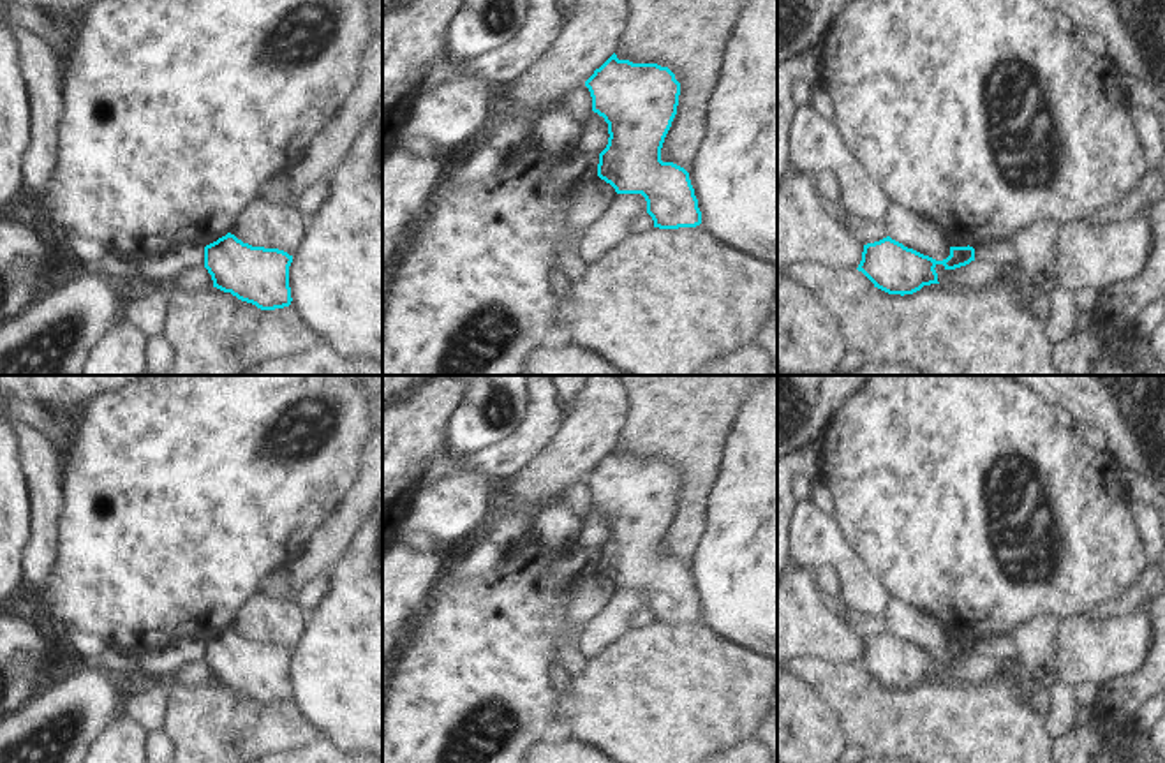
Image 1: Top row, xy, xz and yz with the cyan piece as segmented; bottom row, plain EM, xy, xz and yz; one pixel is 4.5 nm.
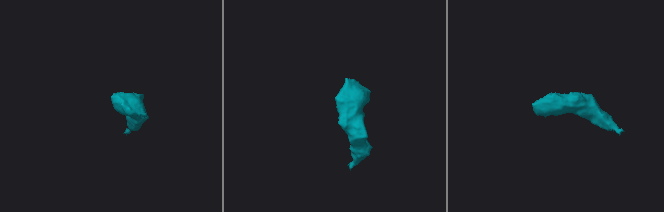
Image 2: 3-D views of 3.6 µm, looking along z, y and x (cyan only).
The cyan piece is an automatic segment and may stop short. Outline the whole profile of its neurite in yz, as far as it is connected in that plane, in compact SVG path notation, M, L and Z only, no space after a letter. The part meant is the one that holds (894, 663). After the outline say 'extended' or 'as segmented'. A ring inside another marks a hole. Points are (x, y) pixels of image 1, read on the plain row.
M890 631L864 640L858 666L862 666L874 682L888 689L913 689L924 680L939 678L936 661L943 659L945 664L955 664L975 656L973 641L950 641L950 650L936 656L924 650Z; as segmented

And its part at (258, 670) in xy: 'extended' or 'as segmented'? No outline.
as segmented

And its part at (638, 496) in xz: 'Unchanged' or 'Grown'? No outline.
Unchanged

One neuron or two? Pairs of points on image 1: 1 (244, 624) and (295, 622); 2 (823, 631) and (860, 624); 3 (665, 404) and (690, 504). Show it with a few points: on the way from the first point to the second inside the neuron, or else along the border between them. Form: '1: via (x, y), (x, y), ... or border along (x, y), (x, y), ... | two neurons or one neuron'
1: via (256, 622), (282, 622) | one neuron
2: border along (832, 605), (832, 615), (862, 640) | two neurons
3: via (686, 429), (691, 441), (691, 480) | one neuron

